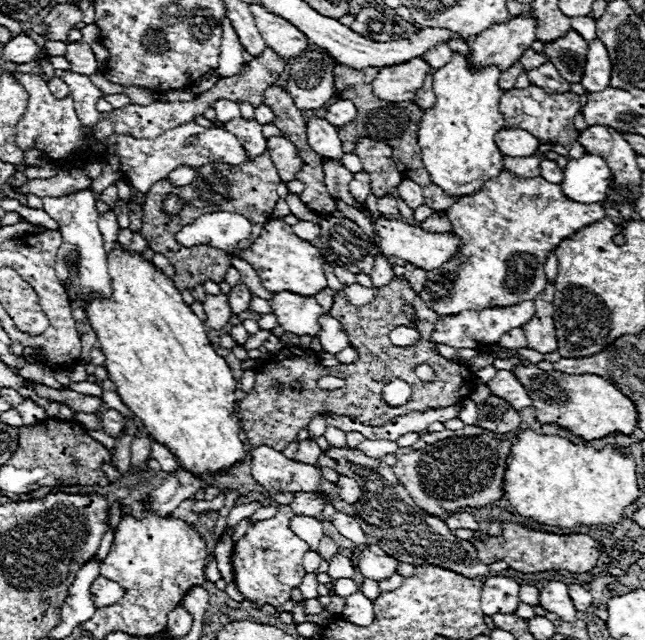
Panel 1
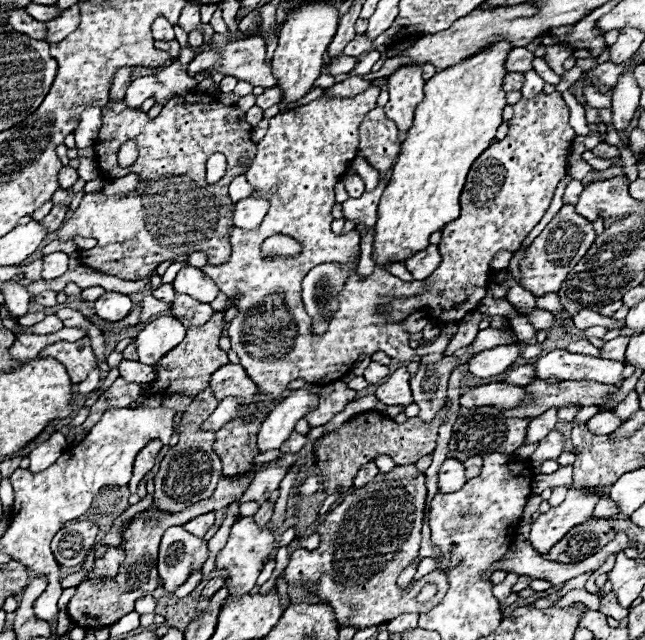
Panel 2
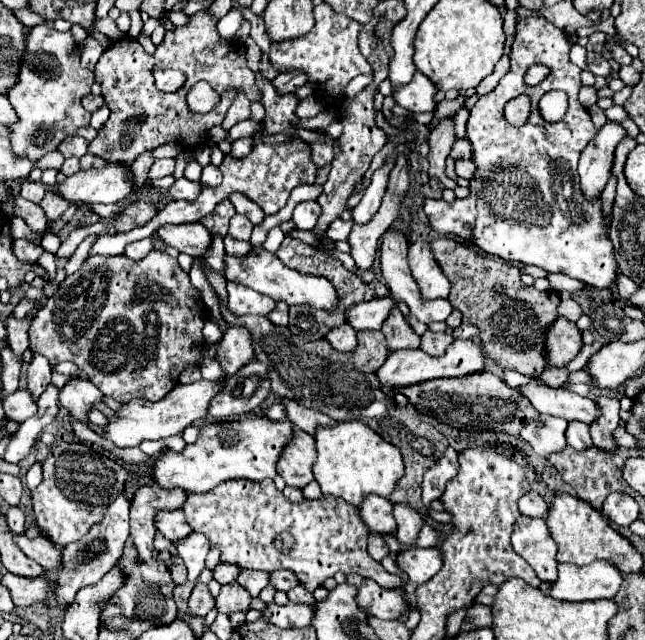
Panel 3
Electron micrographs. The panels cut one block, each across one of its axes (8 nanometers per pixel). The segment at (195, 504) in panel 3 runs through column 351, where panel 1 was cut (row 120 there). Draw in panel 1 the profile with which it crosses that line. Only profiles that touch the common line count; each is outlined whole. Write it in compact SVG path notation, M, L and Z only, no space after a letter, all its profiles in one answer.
M528 86L524 90L512 88L510 92L502 94L500 112L506 120L506 128L526 128L526 132L538 136L538 140L544 144L552 142L564 146L570 158L578 158L586 154L582 144L578 144L580 132L574 128L574 116L580 112L580 96L574 92L548 94L538 86Z

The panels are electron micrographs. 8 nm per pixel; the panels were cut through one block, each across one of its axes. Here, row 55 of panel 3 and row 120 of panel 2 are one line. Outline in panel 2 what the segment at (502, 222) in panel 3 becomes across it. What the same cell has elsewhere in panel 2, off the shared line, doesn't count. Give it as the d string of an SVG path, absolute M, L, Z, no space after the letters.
M542 92L534 100L522 98L514 104L508 136L486 148L468 172L460 196L460 218L442 228L442 240L438 244L442 262L436 272L426 278L426 292L390 300L384 304L380 316L390 322L402 322L414 312L426 312L440 322L460 322L478 308L488 290L492 258L500 250L516 252L522 246L522 240L542 220L560 178L566 174L574 138L568 114L570 110L558 92Z

